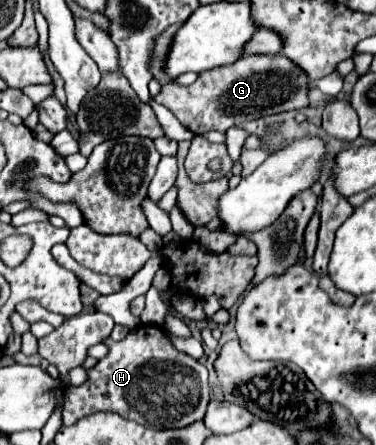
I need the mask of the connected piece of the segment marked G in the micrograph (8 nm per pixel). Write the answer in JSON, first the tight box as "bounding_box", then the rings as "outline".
{"bounding_box":[155,54,309,134],"outline":[[[249,54],[231,66],[219,66],[199,74],[191,86],[181,86],[175,80],[165,84],[155,96],[155,102],[169,108],[187,130],[193,134],[203,134],[209,130],[227,132],[231,126],[239,126],[261,116],[307,108],[307,94],[309,78],[289,58],[281,54]]]}

